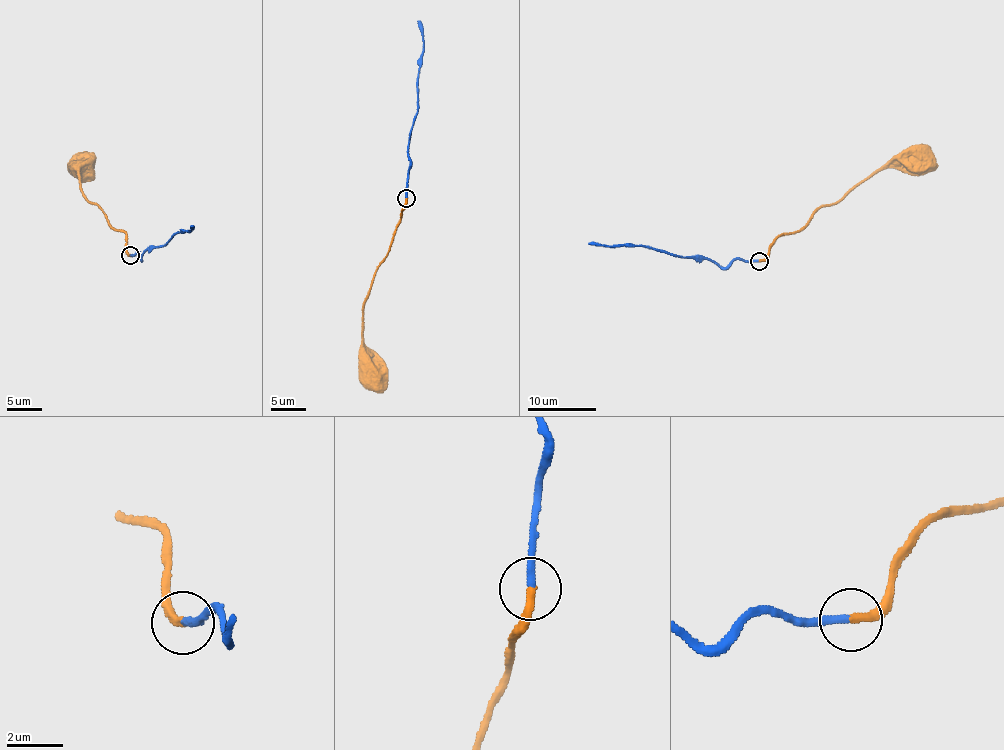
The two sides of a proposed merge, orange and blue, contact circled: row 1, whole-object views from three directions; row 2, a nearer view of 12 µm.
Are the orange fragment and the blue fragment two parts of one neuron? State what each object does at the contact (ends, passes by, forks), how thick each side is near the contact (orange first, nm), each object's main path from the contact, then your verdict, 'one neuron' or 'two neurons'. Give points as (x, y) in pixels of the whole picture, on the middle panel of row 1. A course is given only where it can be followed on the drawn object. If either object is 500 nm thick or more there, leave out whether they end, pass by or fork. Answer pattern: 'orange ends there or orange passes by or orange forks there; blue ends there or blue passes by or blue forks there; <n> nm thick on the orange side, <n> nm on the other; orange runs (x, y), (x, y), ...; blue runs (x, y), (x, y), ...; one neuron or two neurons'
orange ends there; blue ends there; 280 nm thick on the orange side, 280 nm on the other; orange runs (407, 198), (362, 317), (363, 348), (374, 363), (374, 371); blue runs (407, 198), (408, 145), (415, 116), (423, 27), (417, 20); one neuron

